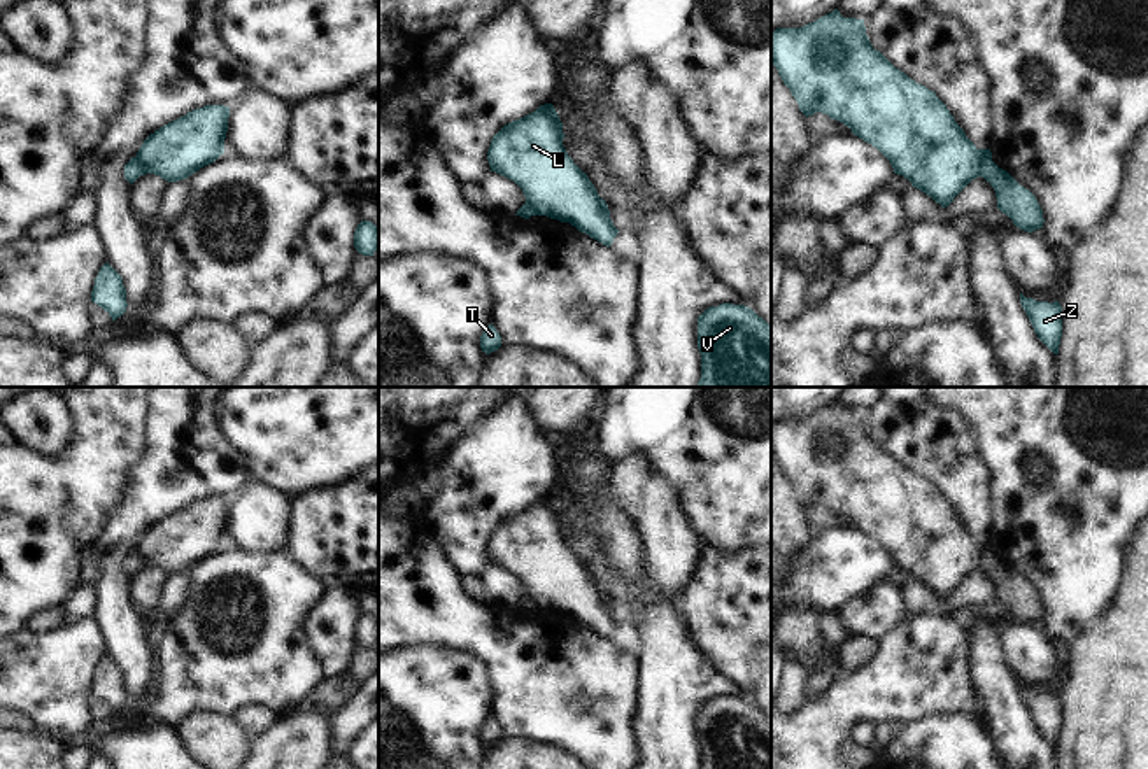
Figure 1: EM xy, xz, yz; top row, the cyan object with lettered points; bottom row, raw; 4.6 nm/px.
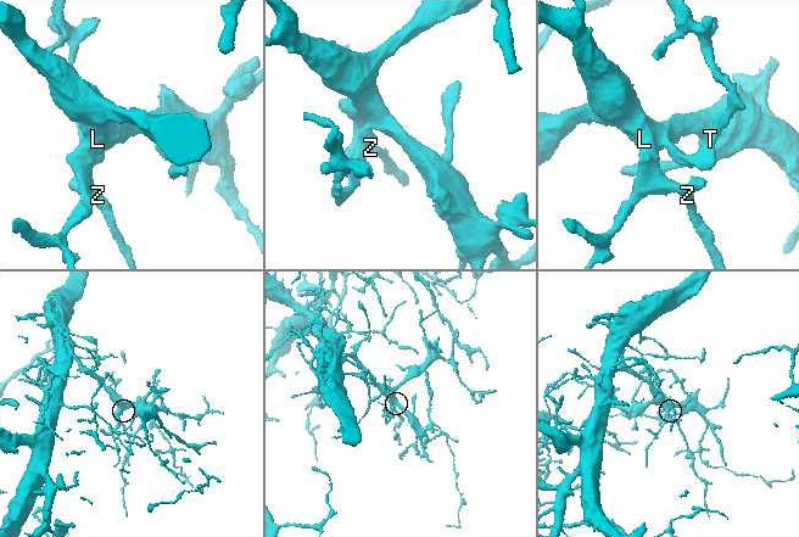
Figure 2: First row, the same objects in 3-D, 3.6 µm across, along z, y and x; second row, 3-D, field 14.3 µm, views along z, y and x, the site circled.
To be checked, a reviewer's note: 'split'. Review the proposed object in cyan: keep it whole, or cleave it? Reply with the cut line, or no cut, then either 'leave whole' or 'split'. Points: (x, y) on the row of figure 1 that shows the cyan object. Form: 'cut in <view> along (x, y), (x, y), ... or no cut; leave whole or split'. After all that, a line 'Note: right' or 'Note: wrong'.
cut in yz along (991, 156), (982, 163), (978, 176); split
Note: right

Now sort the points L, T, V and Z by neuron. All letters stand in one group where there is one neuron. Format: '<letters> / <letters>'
L V Z / T

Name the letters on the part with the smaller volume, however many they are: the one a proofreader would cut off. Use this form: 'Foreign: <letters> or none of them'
Foreign: T

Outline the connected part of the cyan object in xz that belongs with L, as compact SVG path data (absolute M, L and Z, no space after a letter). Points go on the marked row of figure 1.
M552 103L505 124L491 140L491 172L514 180L535 215L570 222L610 247L619 229L606 201L563 145L563 123Z

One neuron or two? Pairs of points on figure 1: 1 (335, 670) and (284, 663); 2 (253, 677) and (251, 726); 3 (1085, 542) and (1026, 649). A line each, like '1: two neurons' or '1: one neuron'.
1: two neurons
2: two neurons
3: two neurons

